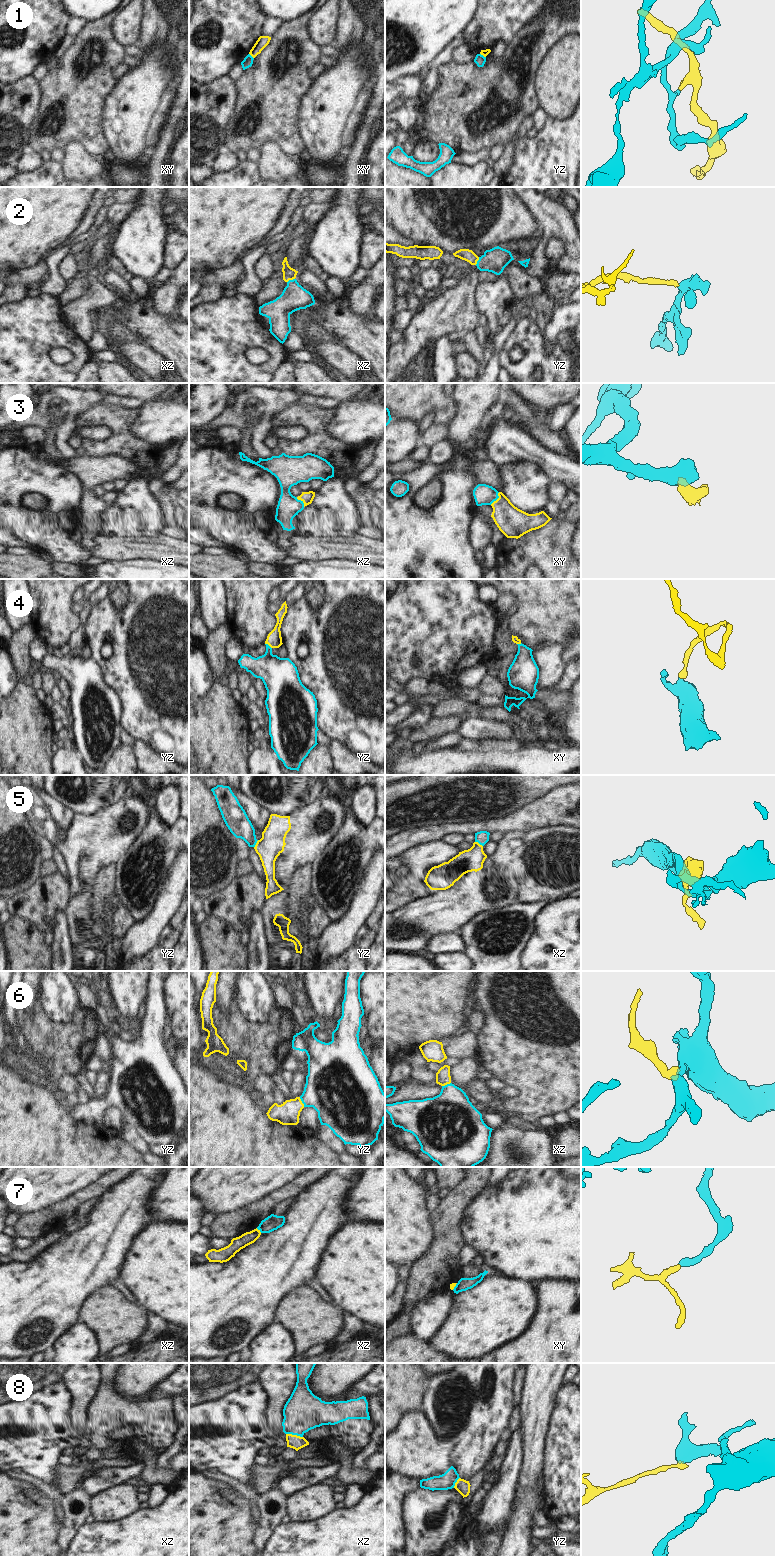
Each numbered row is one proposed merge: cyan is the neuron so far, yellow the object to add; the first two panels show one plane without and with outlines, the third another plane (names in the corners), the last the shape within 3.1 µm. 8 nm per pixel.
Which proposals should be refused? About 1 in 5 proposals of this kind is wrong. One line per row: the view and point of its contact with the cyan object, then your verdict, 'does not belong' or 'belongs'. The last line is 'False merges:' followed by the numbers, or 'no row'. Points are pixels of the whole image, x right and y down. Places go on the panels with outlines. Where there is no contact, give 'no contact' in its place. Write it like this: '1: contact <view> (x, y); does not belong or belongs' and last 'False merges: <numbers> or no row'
1: contact xy (251, 56); does not belong
2: contact xz (290, 280); belongs
3: contact xy (496, 499); belongs
4: contact yz (268, 645); belongs
5: contact xz (479, 843); belongs
6: contact yz (302, 1102); belongs
7: contact xz (259, 1229); does not belong
8: contact xz (294, 1434); belongs
False merges: 1, 7

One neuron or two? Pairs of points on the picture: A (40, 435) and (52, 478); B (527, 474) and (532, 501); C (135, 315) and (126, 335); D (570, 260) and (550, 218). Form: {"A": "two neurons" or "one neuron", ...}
{"A": "two neurons", "B": "one neuron", "C": "two neurons", "D": "one neuron"}

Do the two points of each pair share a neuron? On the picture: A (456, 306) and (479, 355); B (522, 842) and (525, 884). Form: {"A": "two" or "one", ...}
{"A": "two", "B": "one"}

